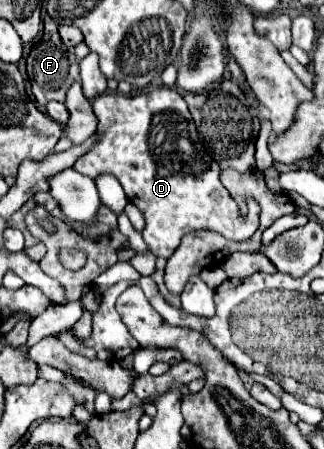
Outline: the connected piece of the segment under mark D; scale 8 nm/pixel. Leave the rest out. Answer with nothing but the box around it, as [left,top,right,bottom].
[74,87,260,259]

